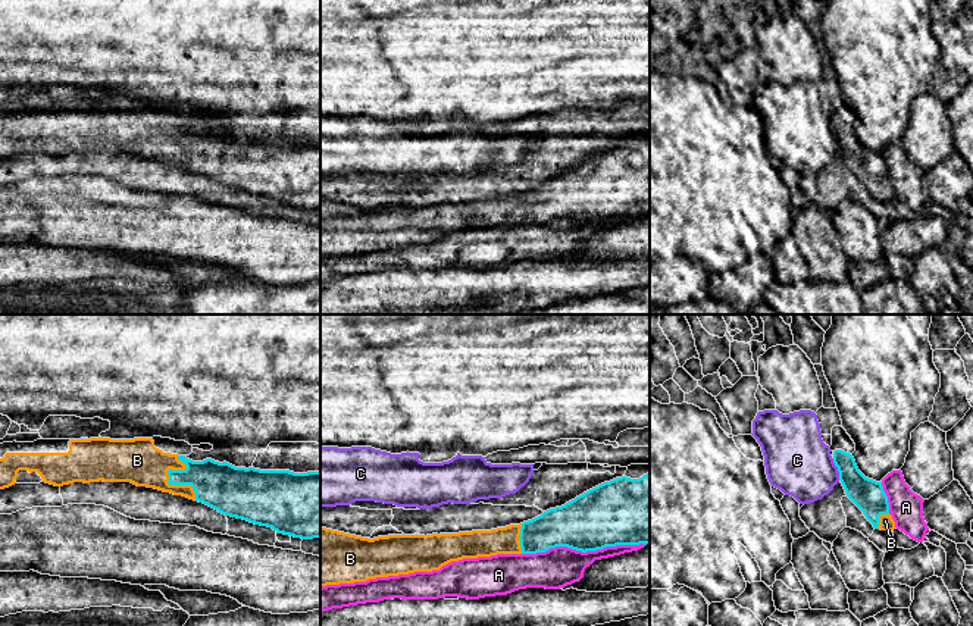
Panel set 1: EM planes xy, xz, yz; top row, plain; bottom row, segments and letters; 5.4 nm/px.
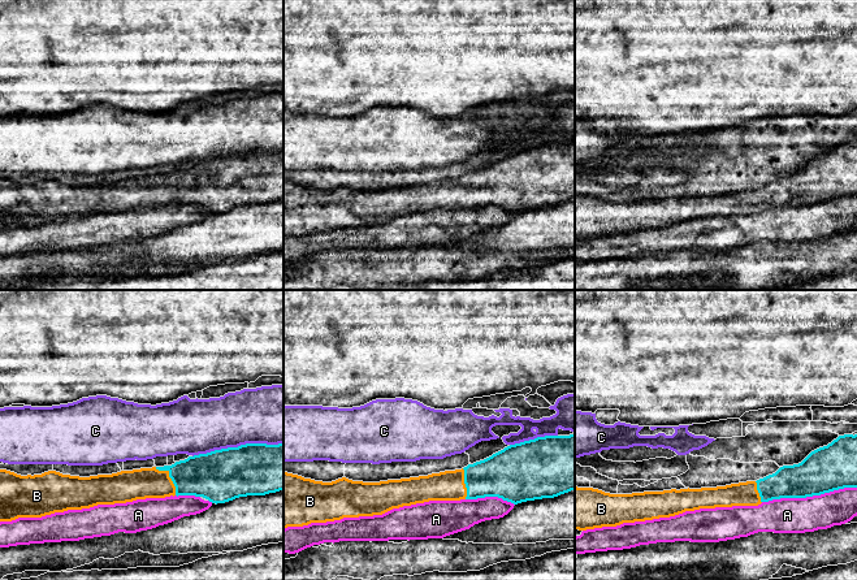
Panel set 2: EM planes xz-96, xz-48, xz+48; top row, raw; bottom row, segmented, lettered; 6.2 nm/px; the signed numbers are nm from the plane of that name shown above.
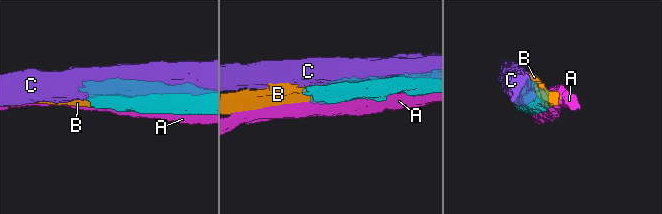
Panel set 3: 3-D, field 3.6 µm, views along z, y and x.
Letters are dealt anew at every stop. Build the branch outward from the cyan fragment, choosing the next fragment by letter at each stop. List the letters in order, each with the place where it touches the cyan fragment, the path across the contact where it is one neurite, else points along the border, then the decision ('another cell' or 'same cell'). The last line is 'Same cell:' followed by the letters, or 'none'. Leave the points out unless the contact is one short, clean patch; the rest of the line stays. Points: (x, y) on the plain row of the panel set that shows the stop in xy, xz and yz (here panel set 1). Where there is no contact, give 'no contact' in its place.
A: contact xz (582, 222); another cell
B: contact xy (168, 152); same cell
C: contact yz (838, 140); another cell
Same cell: B

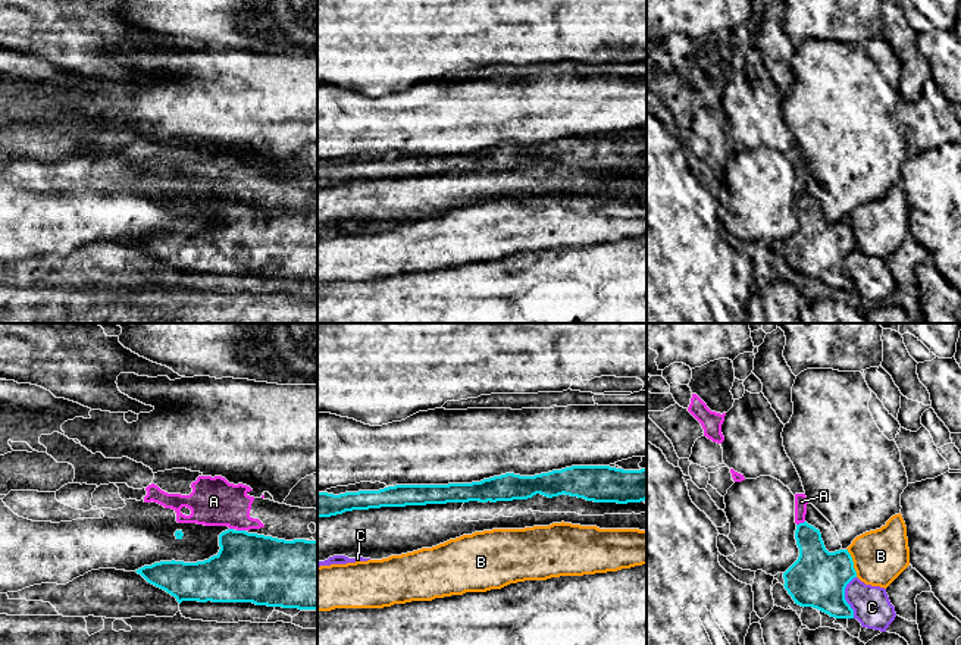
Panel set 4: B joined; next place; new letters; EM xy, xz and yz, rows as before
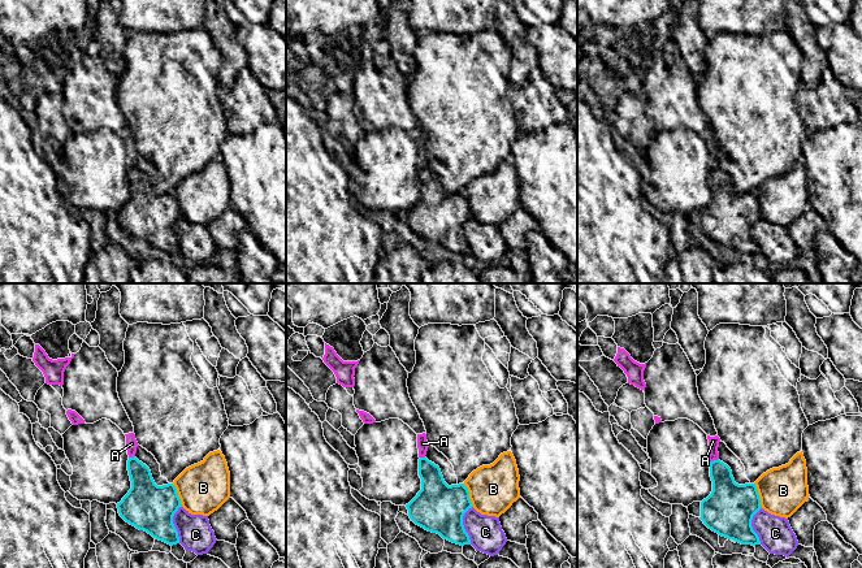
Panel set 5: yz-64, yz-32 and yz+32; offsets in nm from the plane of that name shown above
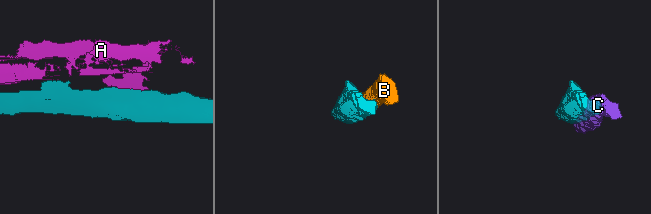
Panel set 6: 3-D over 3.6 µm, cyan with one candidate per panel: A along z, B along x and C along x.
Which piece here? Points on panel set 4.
A: contact xy (241, 202); border xy (237, 200), (244, 202); another cell
B: contact yz (852, 234); another cell
C: contact yz (844, 268); another cell
Same cell: none

